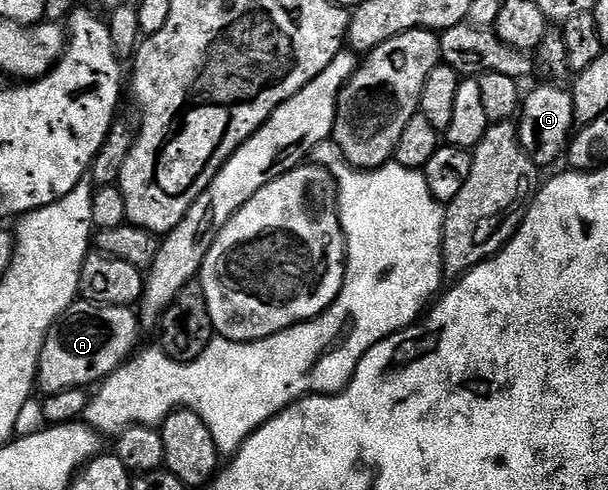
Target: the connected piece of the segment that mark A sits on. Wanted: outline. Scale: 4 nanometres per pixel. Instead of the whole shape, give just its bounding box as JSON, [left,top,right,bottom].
[37,300,141,395]

